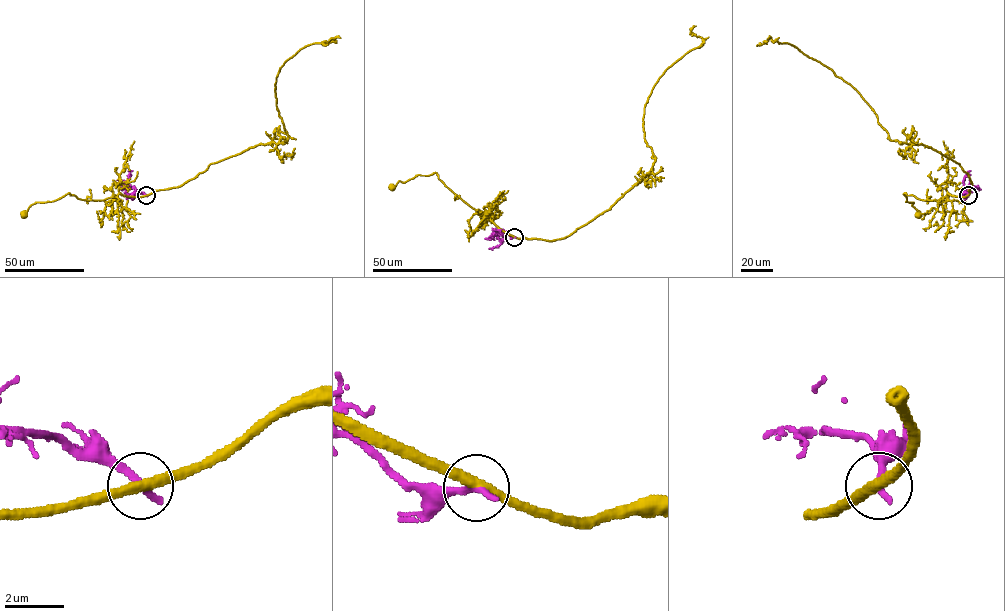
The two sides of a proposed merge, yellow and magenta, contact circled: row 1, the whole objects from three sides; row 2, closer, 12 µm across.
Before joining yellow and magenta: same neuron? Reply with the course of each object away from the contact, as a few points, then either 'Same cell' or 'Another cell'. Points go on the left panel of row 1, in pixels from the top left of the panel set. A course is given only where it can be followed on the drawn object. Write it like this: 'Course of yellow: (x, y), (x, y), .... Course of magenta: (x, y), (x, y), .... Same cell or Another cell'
Course of yellow: (146, 195), (119, 194), (103, 200), (87, 200), (69, 193), (52, 201), (31, 205), (23, 215). Course of magenta: (146, 195), (125, 192), (128, 175), (132, 170). Another cell

